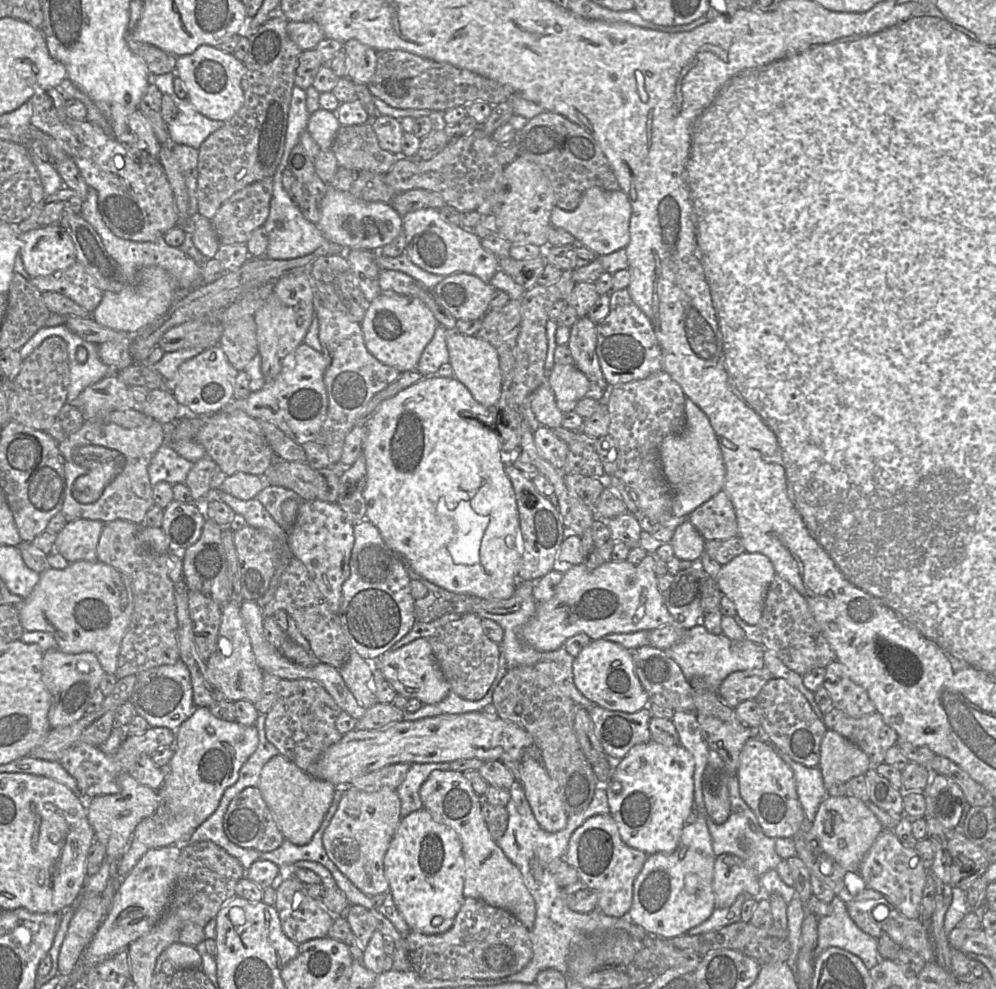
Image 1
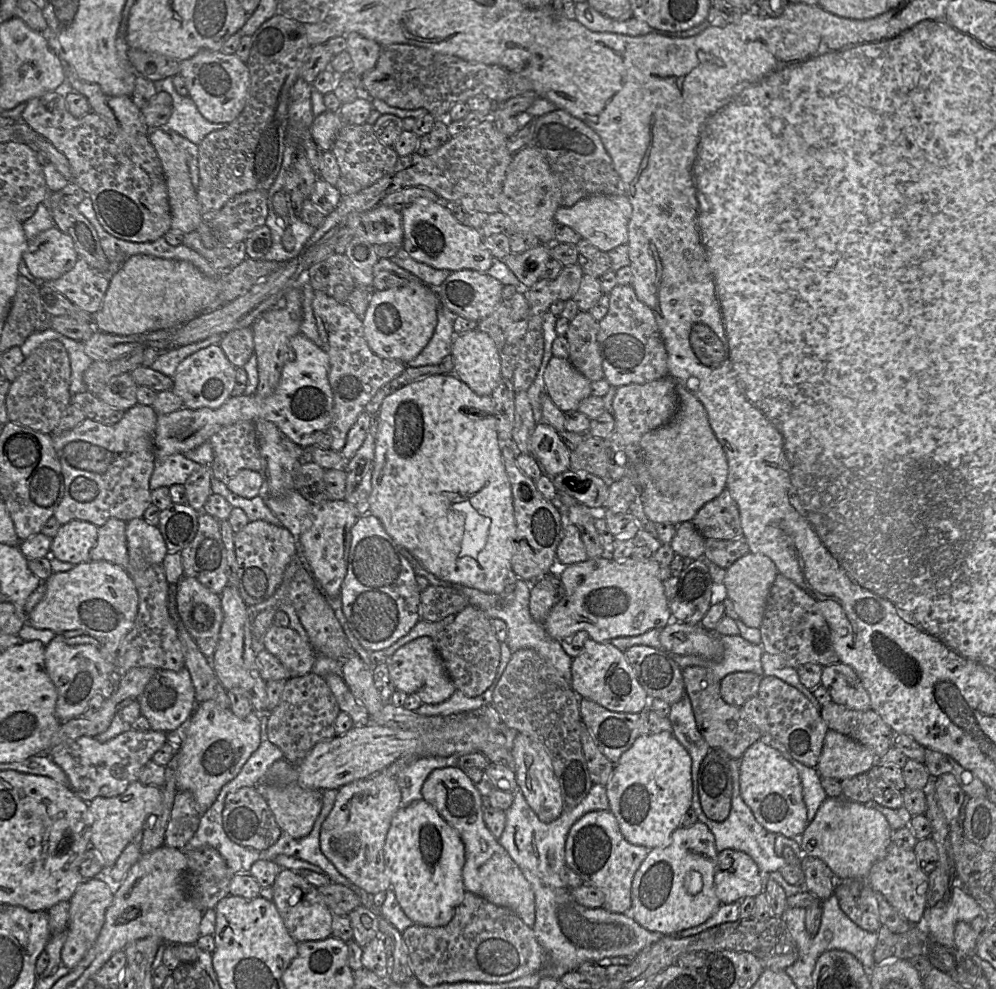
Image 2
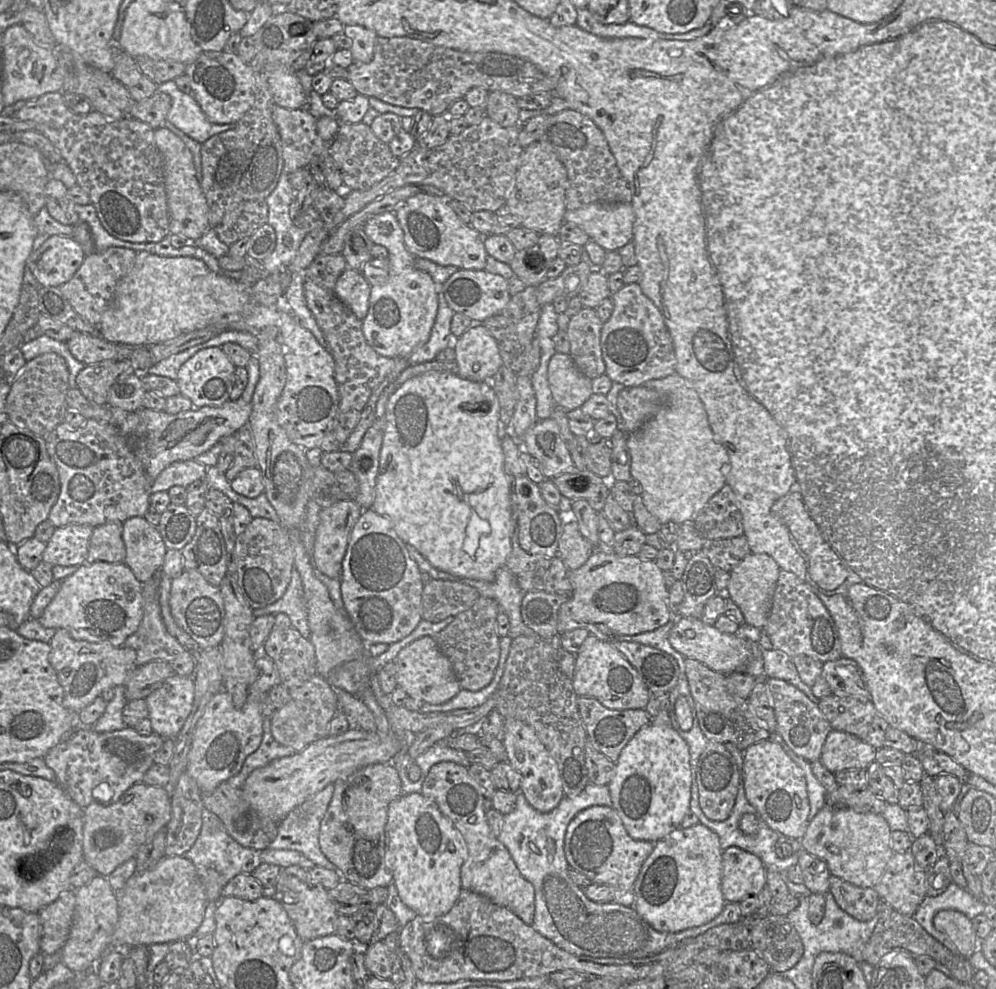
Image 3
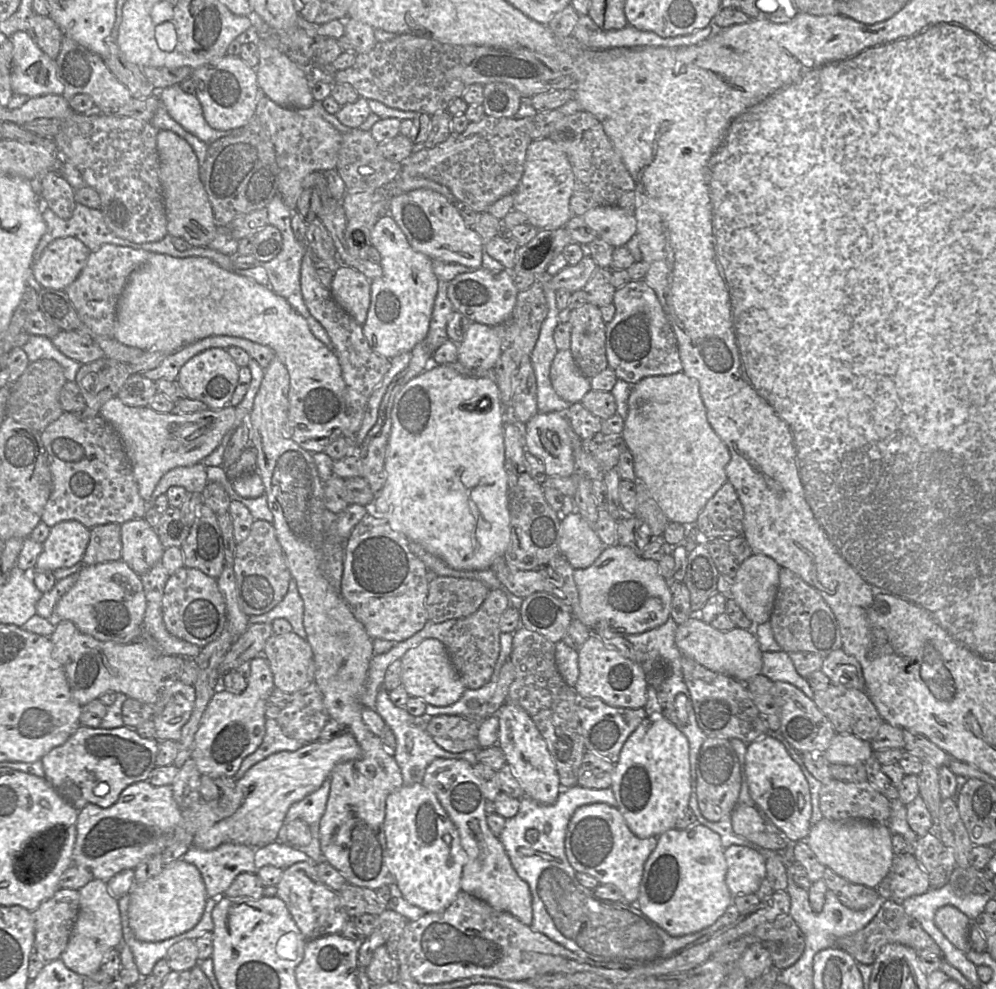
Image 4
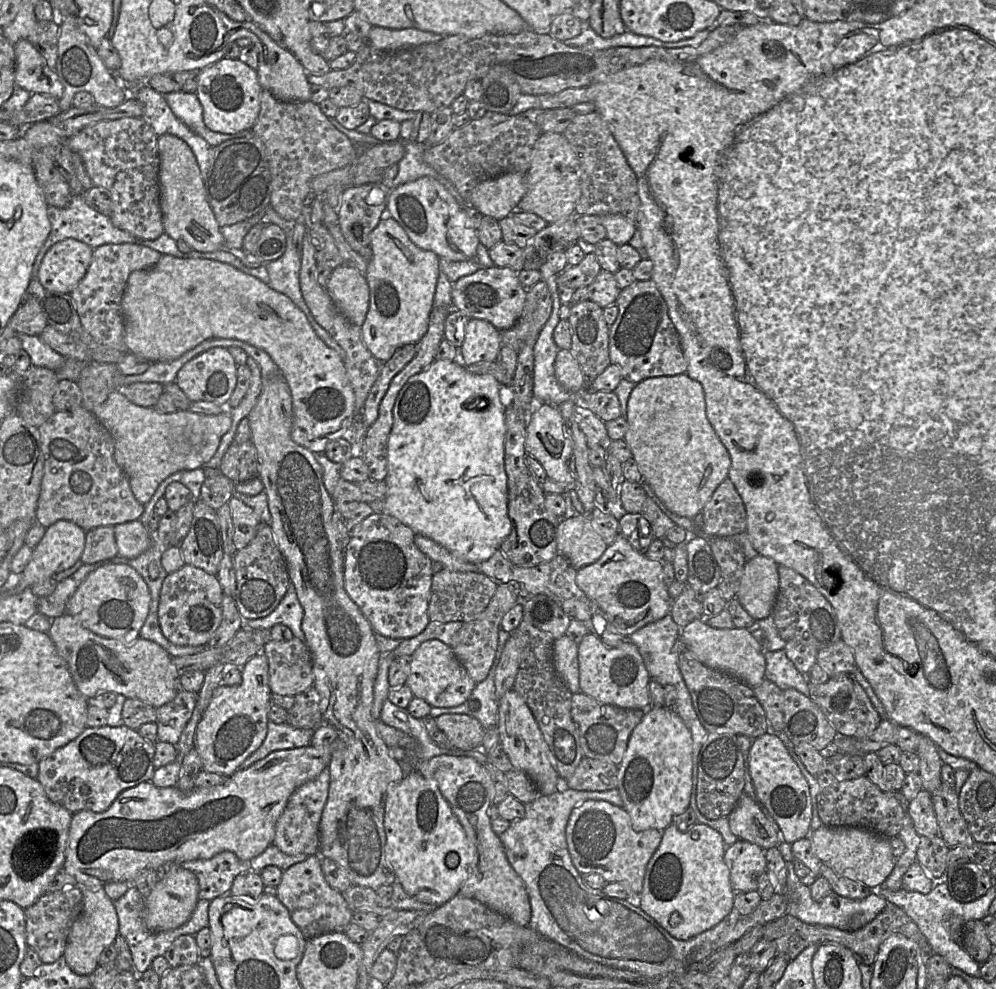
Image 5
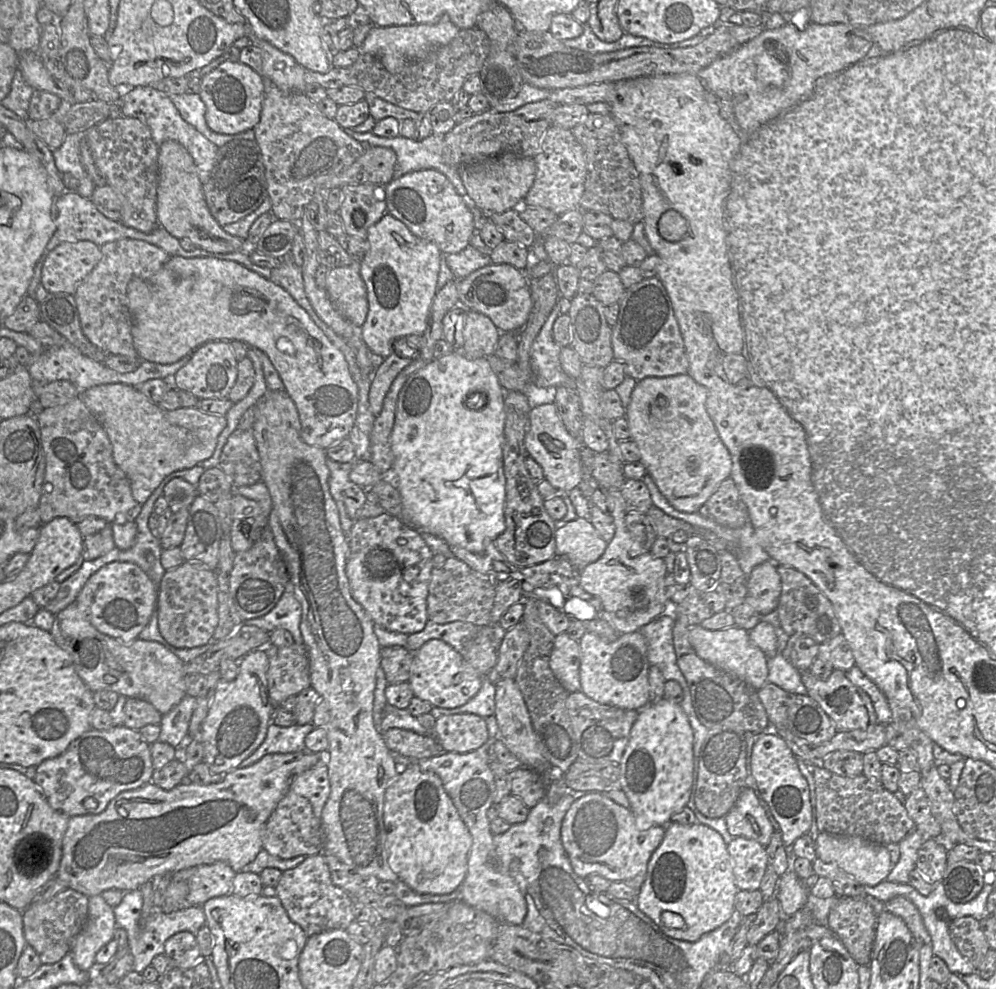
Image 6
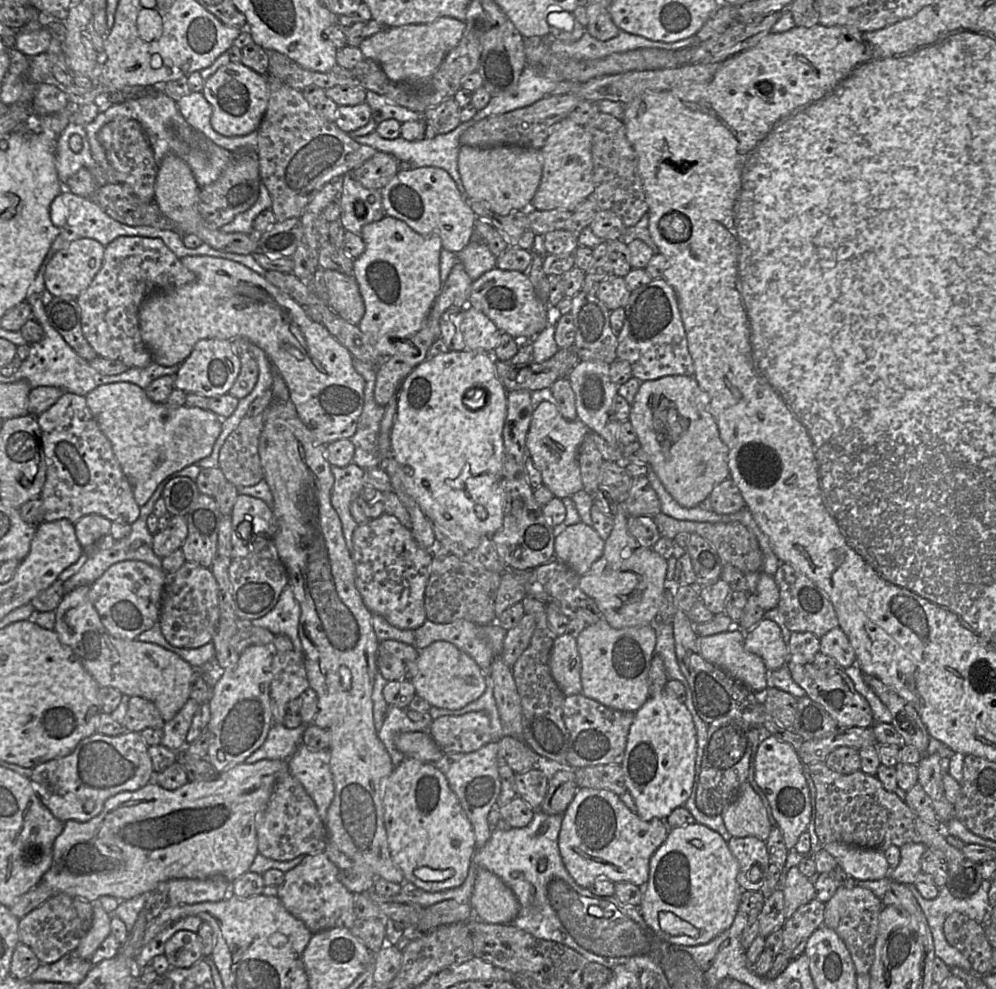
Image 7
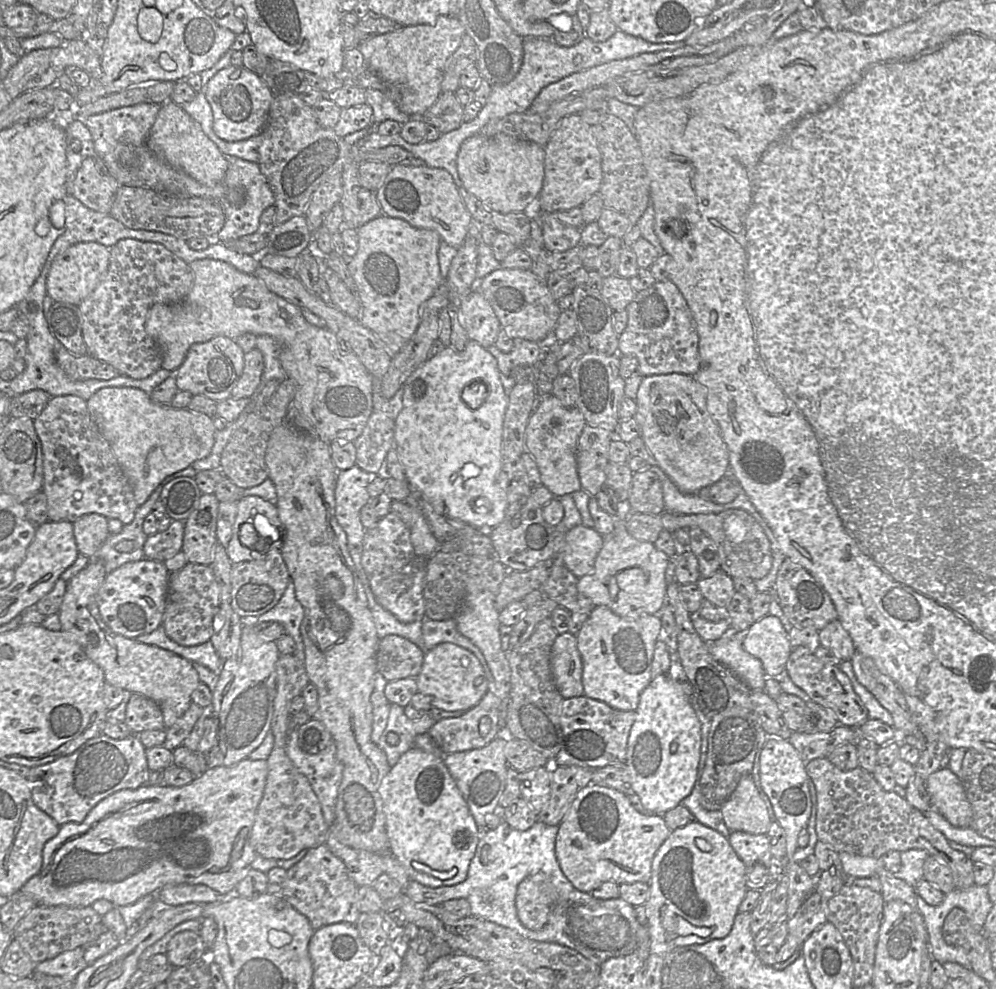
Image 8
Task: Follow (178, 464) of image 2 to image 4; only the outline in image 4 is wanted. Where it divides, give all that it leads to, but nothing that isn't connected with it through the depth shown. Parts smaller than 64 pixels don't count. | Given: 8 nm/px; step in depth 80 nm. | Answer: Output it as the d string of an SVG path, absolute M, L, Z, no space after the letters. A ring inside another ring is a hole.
M197 463L190 467L176 467L168 471L162 476L150 500L147 501L147 509L151 508L155 500L172 486L181 486L187 492L202 493L208 483L206 468Z

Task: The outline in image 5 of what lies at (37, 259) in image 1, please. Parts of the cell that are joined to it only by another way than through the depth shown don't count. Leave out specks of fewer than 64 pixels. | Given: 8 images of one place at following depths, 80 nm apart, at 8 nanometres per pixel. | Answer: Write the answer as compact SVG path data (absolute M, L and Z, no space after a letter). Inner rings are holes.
M74 238L58 241L48 249L40 263L39 282L47 291L70 294L85 276L93 250Z

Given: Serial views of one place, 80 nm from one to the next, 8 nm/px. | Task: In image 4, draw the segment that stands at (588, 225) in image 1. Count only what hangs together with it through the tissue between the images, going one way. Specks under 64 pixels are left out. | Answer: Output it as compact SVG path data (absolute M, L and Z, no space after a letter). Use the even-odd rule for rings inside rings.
M596 207L582 217L596 231L598 238L615 248L625 246L637 231L635 214L618 207Z

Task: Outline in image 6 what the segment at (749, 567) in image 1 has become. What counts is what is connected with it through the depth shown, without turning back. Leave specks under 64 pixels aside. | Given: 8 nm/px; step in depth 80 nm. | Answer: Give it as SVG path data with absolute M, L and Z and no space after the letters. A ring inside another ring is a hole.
M774 560L755 566L746 581L745 601L759 614L765 615L775 610L781 595L781 579Z

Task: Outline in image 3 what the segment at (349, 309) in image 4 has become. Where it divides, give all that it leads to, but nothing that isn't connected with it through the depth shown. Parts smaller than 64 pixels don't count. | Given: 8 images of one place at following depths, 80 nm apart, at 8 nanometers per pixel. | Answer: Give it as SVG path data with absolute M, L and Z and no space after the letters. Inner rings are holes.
M346 268L336 281L334 294L361 321L366 317L369 309L371 285L361 272Z

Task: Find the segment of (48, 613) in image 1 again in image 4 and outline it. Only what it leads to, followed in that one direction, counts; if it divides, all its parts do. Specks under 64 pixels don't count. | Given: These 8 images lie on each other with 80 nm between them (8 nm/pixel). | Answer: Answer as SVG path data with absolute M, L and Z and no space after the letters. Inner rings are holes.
M123 560L82 565L74 585L59 599L53 620L69 620L84 634L99 641L128 644L138 639L143 629L146 596L140 575Z

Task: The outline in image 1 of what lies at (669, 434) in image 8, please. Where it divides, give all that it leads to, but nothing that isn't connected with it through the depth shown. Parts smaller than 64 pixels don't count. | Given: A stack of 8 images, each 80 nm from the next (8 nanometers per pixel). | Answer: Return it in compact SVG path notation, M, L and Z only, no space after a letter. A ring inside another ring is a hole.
M686 398L683 429L662 440L659 459L663 475L673 493L672 510L678 517L689 517L699 506L724 490L726 467L716 434L709 418L690 398Z

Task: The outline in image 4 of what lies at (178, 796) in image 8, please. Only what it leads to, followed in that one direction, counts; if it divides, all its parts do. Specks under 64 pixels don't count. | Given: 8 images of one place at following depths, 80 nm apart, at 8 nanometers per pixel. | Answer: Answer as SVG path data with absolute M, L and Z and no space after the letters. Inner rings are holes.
M347 732L330 741L317 740L296 751L271 754L236 781L231 792L217 800L199 800L187 809L178 807L172 785L154 786L146 781L129 785L108 808L87 804L79 810L73 865L85 867L93 878L108 882L124 869L135 869L146 858L162 854L175 843L213 850L227 842L253 848L277 840L290 806L316 791L339 763L360 758L361 748Z

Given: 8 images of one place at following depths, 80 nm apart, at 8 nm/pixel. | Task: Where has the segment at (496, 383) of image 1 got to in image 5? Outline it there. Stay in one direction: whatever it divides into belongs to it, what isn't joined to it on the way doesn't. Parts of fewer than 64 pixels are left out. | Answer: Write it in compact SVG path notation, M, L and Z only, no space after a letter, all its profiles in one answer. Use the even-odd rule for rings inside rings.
M472 318L467 322L465 339L458 351L458 360L463 365L495 362L501 347L501 332L486 320Z

